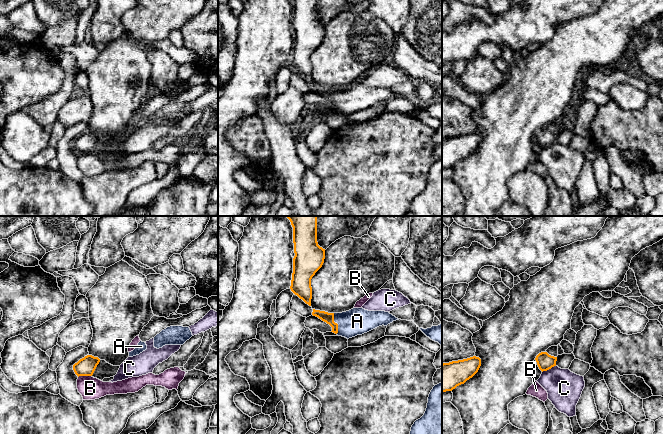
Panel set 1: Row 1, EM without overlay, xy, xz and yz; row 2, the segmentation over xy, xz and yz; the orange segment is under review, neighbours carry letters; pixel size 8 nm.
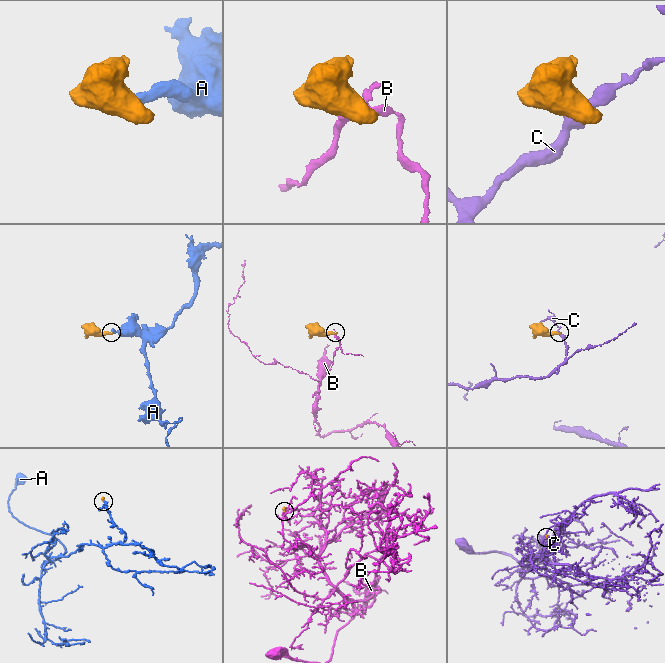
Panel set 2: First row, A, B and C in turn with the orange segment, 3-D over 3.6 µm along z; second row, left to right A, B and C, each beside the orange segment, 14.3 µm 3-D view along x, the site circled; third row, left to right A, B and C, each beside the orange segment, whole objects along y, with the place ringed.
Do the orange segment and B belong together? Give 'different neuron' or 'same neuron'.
different neuron

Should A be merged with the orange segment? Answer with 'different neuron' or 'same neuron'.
same neuron

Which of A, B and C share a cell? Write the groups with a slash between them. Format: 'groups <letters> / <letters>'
groups A / B / C

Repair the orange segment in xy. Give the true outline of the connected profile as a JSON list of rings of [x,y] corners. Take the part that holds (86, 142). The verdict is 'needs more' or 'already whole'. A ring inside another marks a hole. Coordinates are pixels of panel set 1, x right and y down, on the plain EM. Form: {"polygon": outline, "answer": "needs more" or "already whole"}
{"polygon": [[[87,131],[73,141],[73,146],[78,153],[92,152],[99,138],[98,133]]], "answer": "already whole"}

